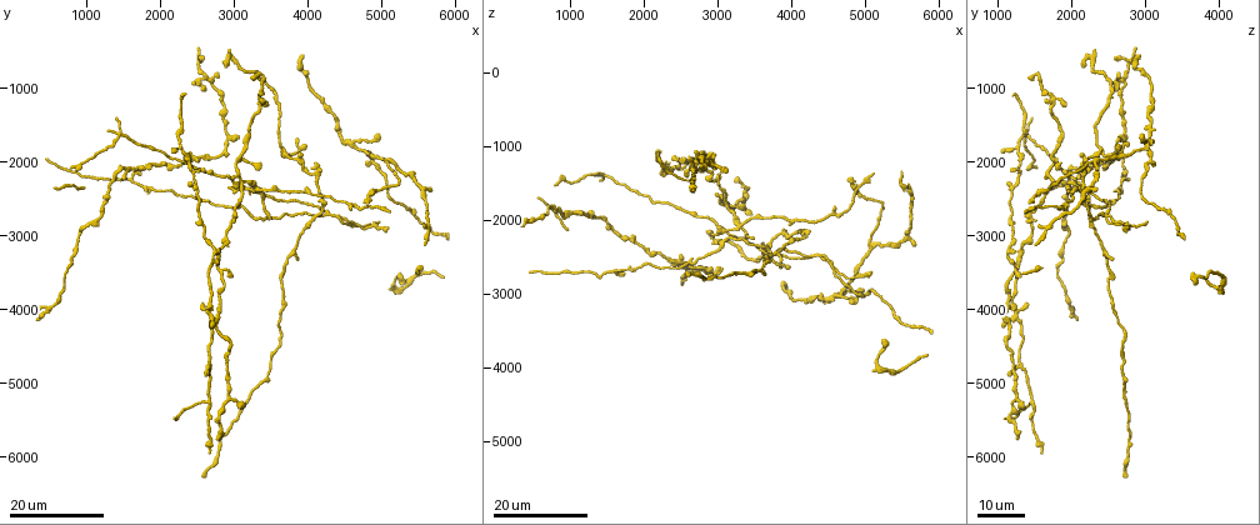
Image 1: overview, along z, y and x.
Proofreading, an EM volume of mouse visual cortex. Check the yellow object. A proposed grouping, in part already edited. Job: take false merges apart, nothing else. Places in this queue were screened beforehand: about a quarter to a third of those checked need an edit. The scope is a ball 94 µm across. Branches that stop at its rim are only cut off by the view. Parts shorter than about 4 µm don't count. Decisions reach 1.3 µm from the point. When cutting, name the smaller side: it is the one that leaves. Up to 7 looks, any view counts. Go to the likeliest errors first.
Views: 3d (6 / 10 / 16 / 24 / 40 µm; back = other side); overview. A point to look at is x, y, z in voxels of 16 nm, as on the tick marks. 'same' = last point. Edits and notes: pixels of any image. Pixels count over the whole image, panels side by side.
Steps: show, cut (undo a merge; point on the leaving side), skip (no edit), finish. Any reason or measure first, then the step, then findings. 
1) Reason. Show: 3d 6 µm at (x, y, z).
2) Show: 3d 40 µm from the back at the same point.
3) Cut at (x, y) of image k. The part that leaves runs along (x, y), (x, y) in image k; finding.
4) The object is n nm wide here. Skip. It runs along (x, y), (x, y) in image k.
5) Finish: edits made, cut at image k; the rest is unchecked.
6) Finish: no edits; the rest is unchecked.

Side arm on a straight run. Show: 3d 24 µm at (2650, 5250, 1500).

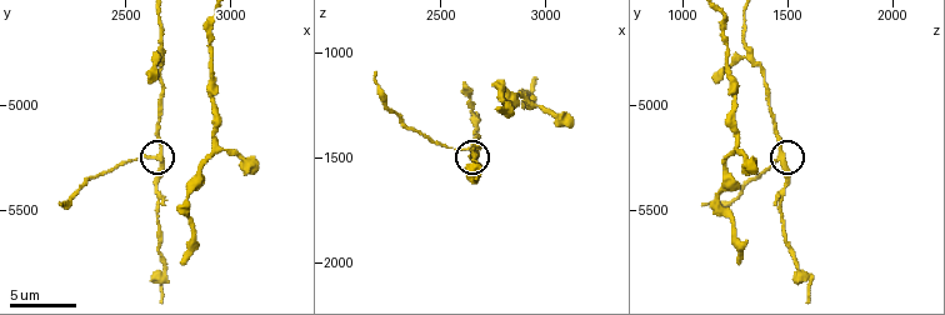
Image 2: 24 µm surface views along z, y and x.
Show: 3d 10 µm at (2640, 5250, 1470).

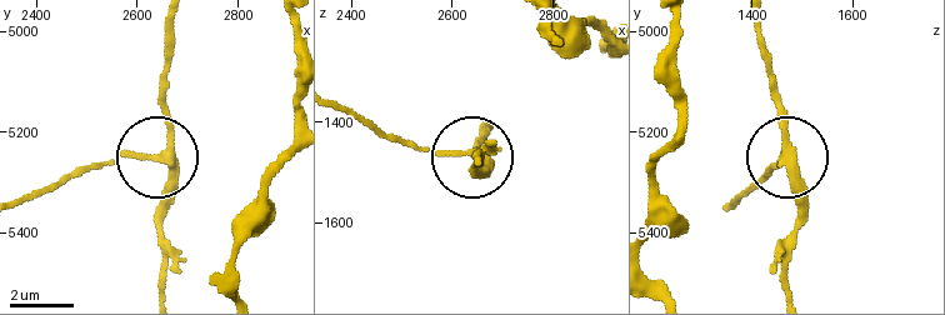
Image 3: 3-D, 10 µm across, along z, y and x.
Show: 3d 6 µm at (2650, 5250, 1465).

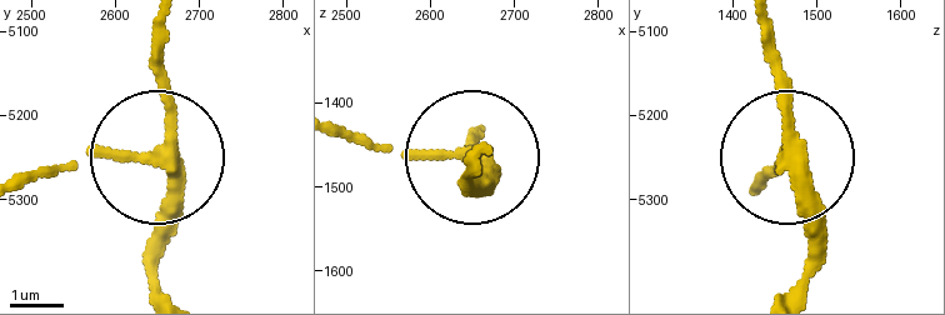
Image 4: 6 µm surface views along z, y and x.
The object is 250 nm wide here. Skip. Continuous, no second neuron.

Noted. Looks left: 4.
Side arm on a straight run. Show: 3d 16 µm at (3650, 1800, 2400).

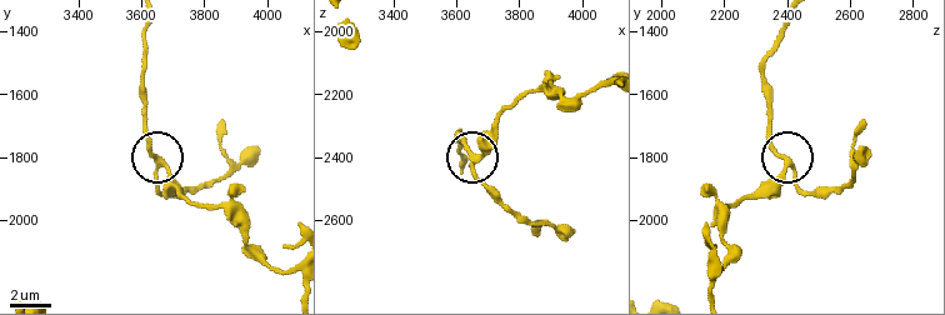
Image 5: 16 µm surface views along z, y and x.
Show: 3d 6 µm at (3660, 1830, 2420).

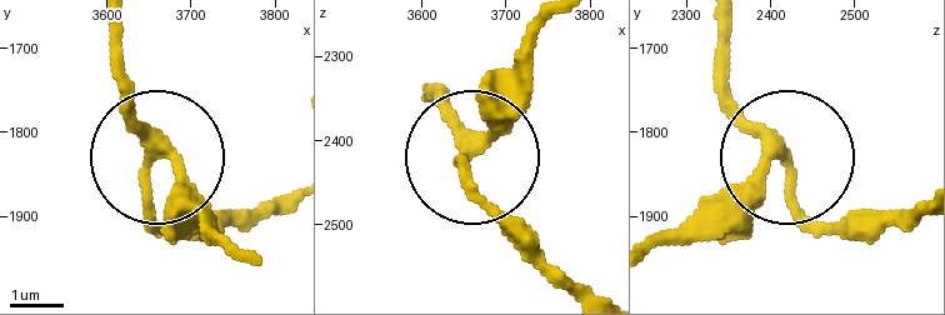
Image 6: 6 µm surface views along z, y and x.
The side arm is 9 µm long. Skip. It runs along (658, 241), (711, 223), (779, 165), (805, 214), (855, 236) in image 6; continuous, no second neuron.

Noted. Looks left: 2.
Four or more arms meet. Show: 3d 16 µm at (4100, 2150, 2200).

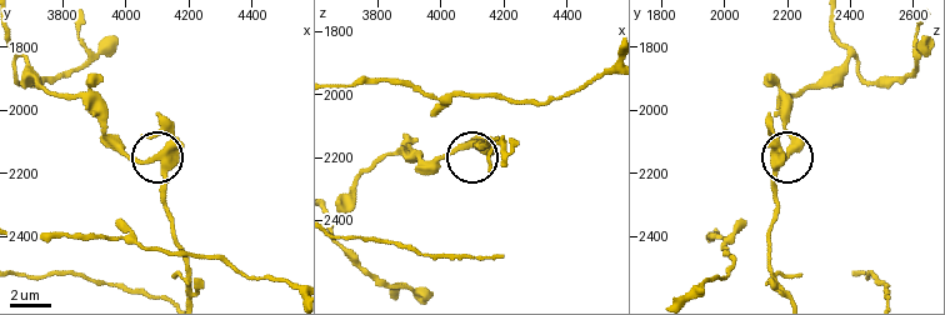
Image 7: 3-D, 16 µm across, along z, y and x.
Show: 3d 6 µm at (4110, 2140, 2160).

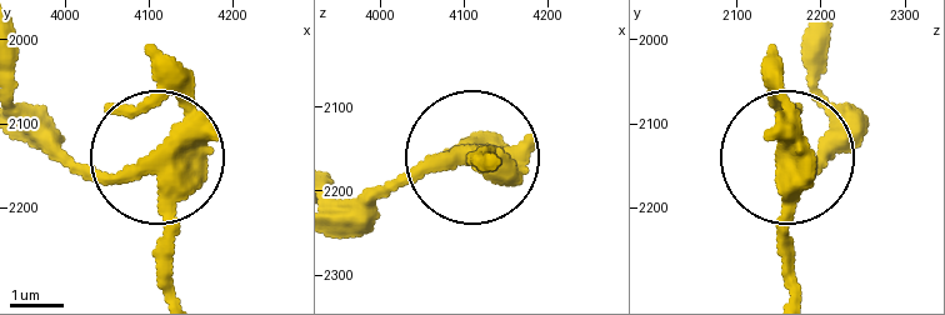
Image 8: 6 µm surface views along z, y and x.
Cut at (159, 71) of image 8. The part that leaves runs along (175, 146), (163, 290) in image 8; two neurons meet here.

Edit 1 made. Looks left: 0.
Finish: edits made, cut at image 8; the rest is unchecked.

